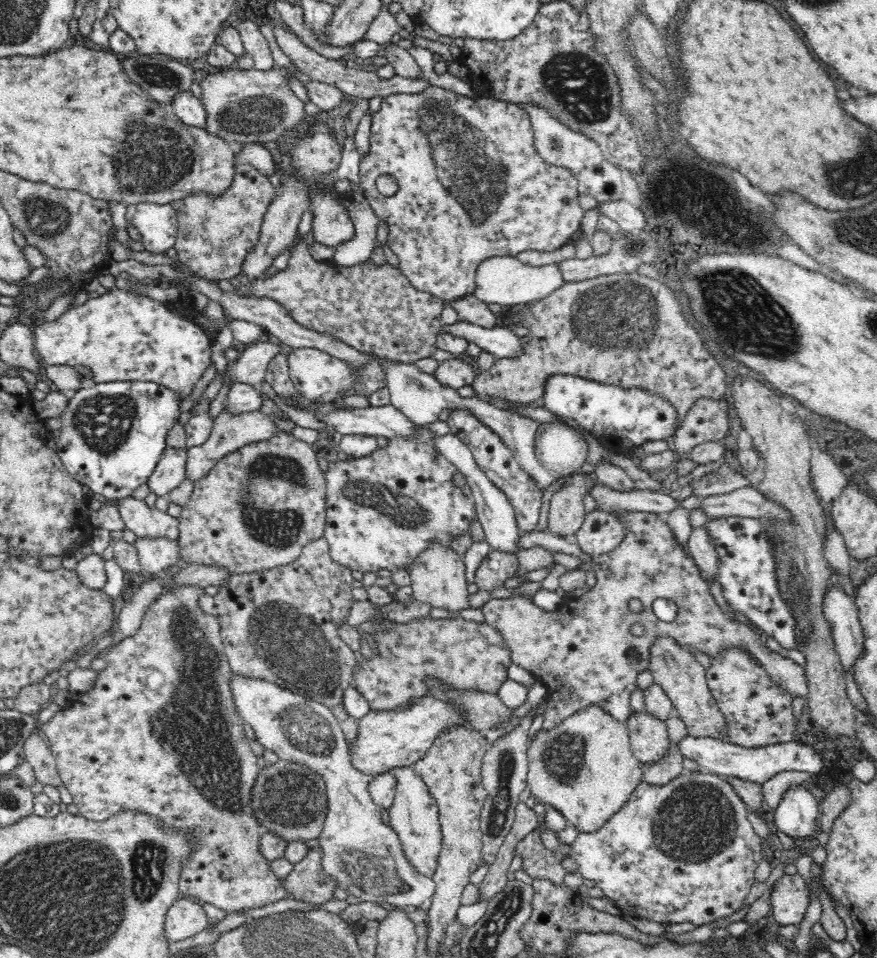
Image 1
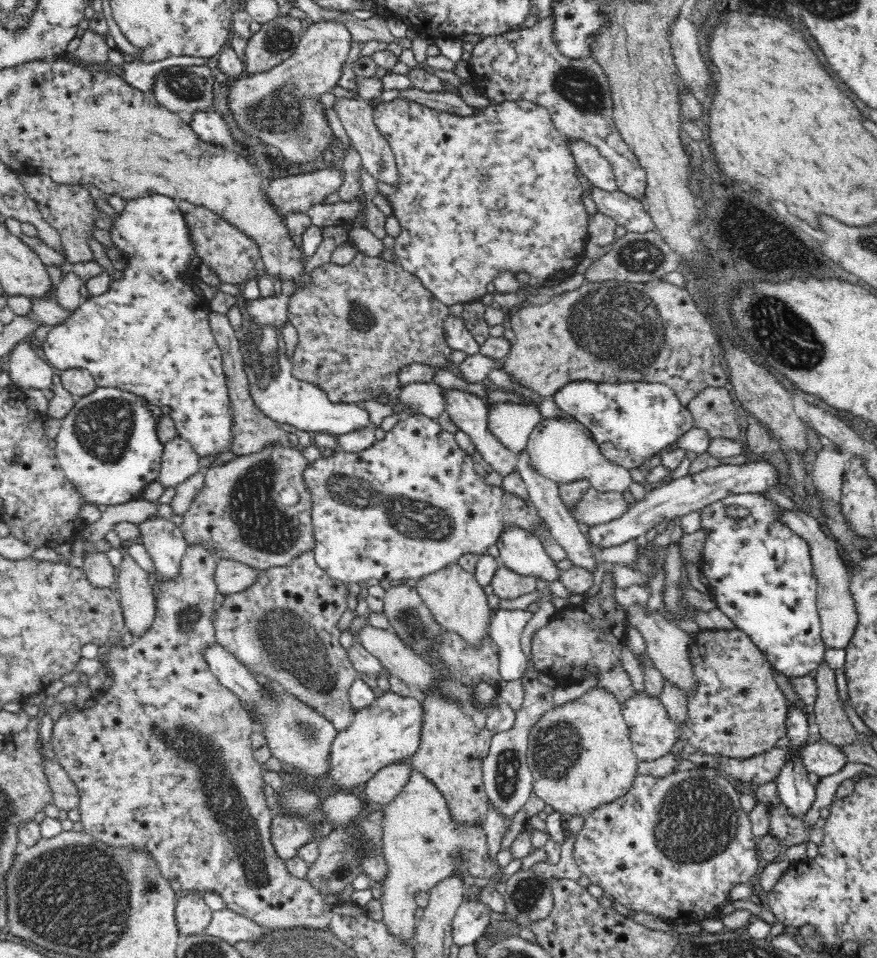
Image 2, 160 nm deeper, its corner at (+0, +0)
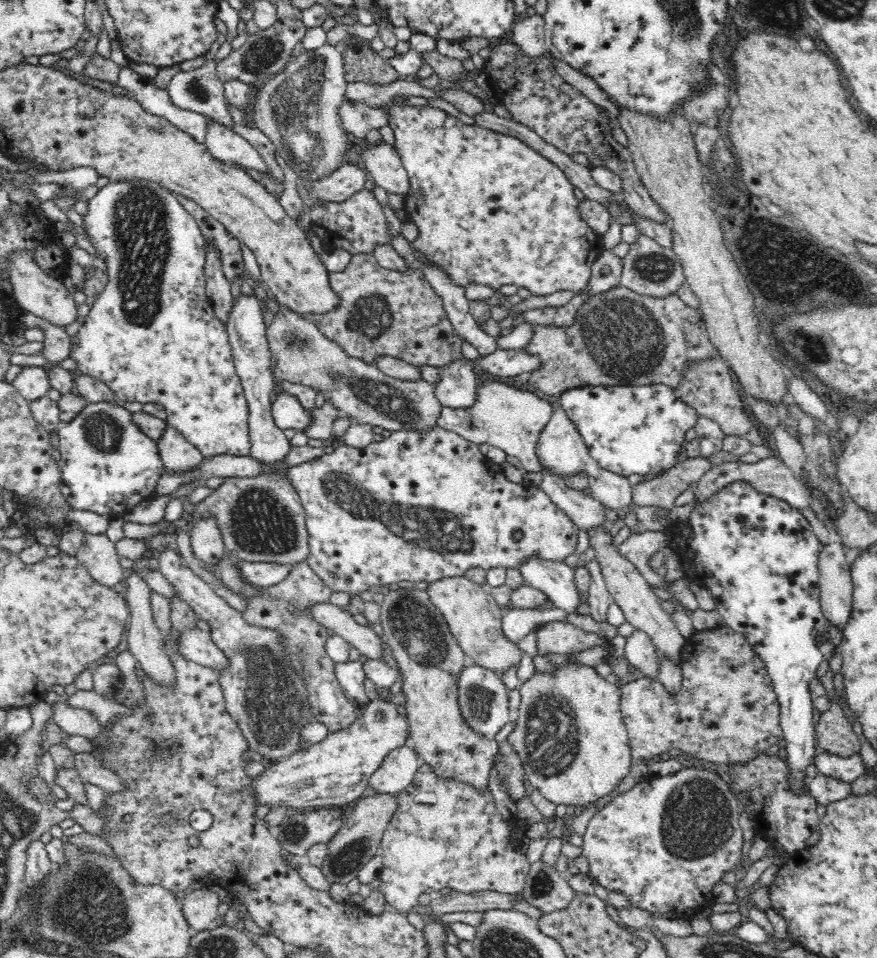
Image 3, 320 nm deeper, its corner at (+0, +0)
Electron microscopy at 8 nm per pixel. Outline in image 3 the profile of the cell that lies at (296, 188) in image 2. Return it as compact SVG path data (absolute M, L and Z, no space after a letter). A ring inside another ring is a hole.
M352 160L334 170L322 182L311 182L310 192L322 201L342 203L364 189L368 173L356 161Z

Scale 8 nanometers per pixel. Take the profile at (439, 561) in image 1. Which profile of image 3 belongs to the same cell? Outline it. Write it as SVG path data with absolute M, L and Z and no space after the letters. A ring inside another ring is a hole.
M466 576L448 577L429 583L426 591L432 604L446 618L446 624L464 654L474 659L477 666L499 675L520 666L524 652L518 644L512 643L504 635L502 631L504 610L498 606L486 587L472 582Z

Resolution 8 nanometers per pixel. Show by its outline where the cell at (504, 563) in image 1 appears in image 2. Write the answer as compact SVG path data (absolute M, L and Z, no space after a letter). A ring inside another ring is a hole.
M498 566L490 585L494 589L493 594L498 595L501 599L515 600L524 594L534 592L536 579L516 574L506 566Z

